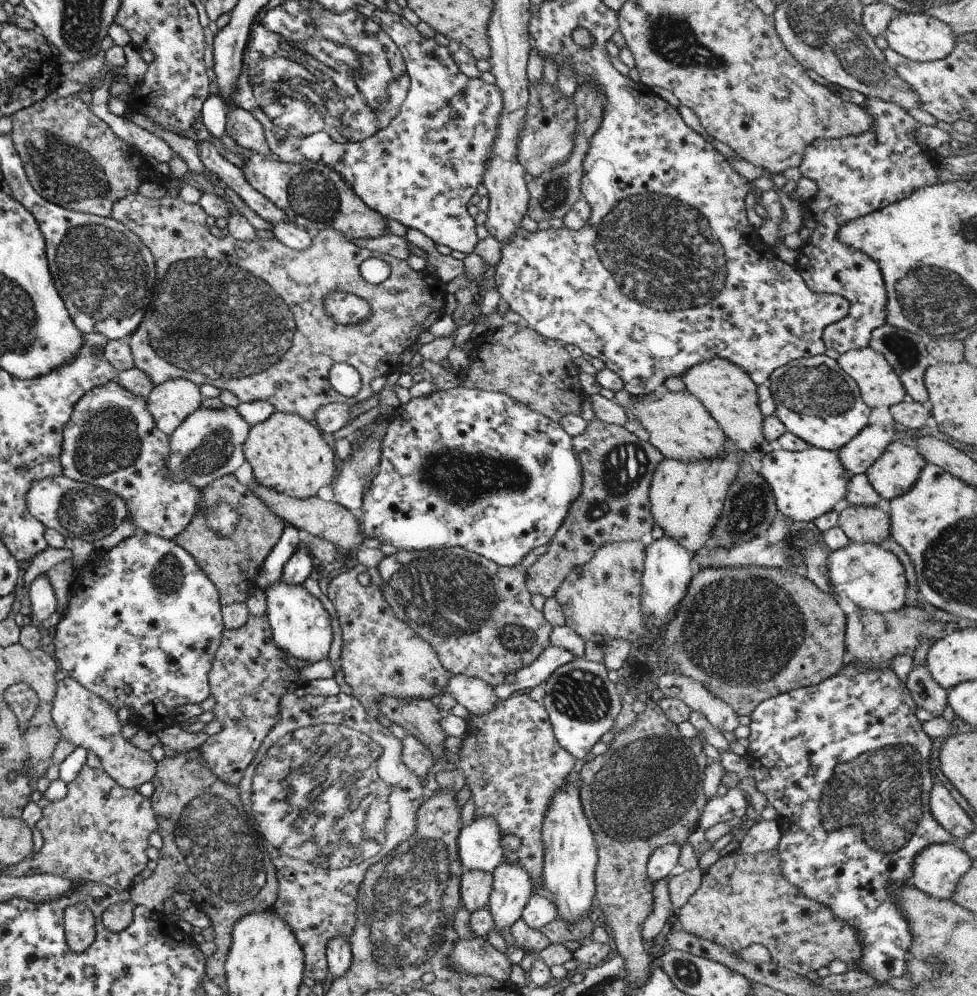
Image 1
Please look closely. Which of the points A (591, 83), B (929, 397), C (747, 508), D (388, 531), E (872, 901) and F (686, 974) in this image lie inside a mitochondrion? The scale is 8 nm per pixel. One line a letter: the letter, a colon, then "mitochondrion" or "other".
A: other
B: other
C: mitochondrion
D: other
E: other
F: mitochondrion

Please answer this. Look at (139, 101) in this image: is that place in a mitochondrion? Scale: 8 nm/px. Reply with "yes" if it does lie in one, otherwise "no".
no

